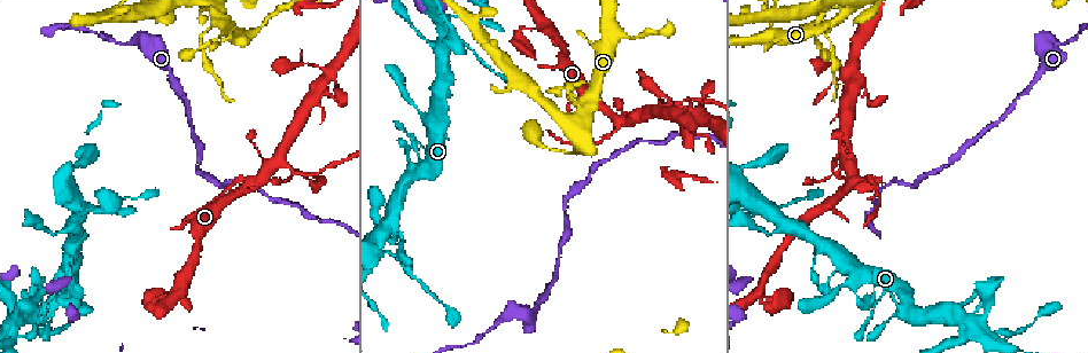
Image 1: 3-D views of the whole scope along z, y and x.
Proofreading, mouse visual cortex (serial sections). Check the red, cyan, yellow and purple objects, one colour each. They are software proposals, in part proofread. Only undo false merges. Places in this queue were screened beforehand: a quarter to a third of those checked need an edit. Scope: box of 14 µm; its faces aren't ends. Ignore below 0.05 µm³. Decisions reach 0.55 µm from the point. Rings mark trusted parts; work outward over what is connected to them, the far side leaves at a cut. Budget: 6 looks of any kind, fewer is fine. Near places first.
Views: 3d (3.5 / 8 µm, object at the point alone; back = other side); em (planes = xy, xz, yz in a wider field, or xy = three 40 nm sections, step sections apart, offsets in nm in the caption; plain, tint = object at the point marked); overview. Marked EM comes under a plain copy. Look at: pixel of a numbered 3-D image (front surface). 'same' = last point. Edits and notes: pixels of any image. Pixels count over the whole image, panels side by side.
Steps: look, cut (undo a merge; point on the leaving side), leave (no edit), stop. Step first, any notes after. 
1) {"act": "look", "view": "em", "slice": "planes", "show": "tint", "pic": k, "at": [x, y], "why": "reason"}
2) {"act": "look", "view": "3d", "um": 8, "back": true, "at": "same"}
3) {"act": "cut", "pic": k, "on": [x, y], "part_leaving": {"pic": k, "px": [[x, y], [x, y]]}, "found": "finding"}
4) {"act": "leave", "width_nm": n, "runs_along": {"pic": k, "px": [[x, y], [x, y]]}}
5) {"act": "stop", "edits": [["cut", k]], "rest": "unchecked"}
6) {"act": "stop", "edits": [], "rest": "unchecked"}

{"act": "look", "view": "3d", "um": 3.5, "back": true, "pic": 1, "at": [619, 122], "why": "thin arm on a thick one"}

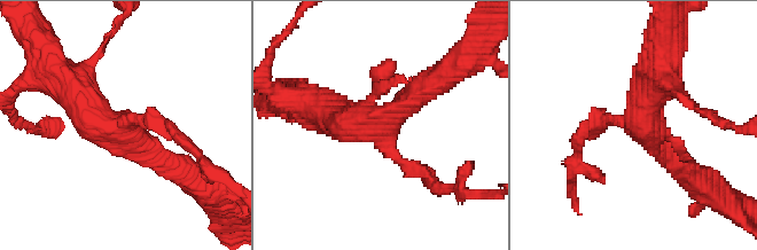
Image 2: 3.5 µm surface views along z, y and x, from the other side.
{"act": "look", "view": "em", "slice": "planes", "show": "tint", "pic": 2, "at": [378, 124], "arms": 3, "arm_widths_nm": [150, 300, 500]}

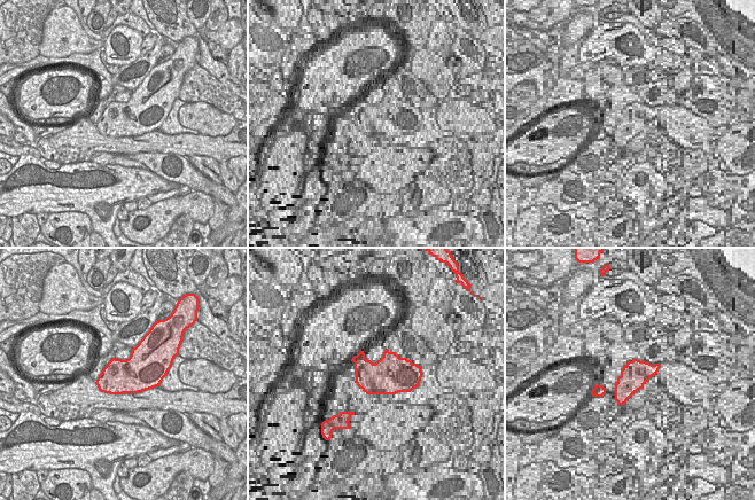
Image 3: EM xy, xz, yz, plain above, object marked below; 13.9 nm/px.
{"act": "look", "view": "em", "slice": "xy", "step": 5, "show": "tint", "at": "same"}

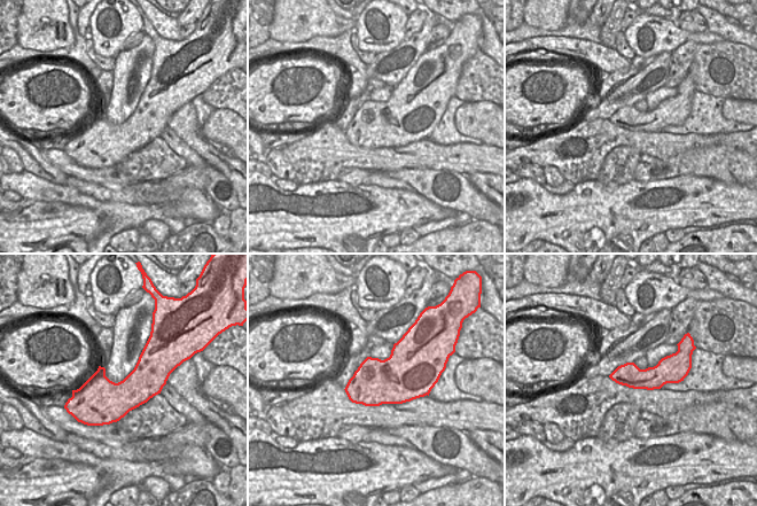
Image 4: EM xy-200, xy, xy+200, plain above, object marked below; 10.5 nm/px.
{"act": "cut", "pic": 2, "on": [168, 134], "part_leaving": {"pic": 2, "px": [[141, 122], [177, 133], [226, 179]]}, "found": "a second cell is stuck on"}

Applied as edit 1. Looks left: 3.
{"act": "look", "view": "3d", "um": 3.5, "pic": 1, "at": [307, 175], "why": "abrupt turn"}

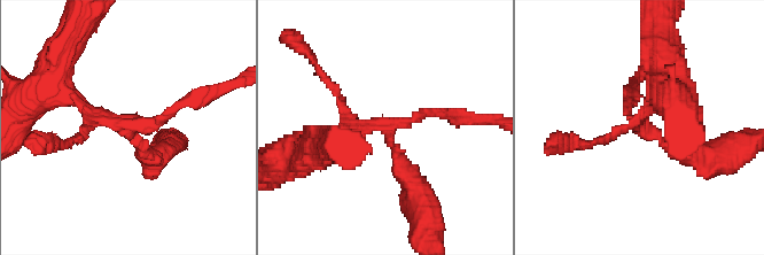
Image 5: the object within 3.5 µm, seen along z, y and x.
{"act": "look", "view": "em", "slice": "xy", "step": 1, "show": "tint", "pic": 5, "at": [130, 125], "arms": 3, "arm_widths_nm": [150, 200, 200]}

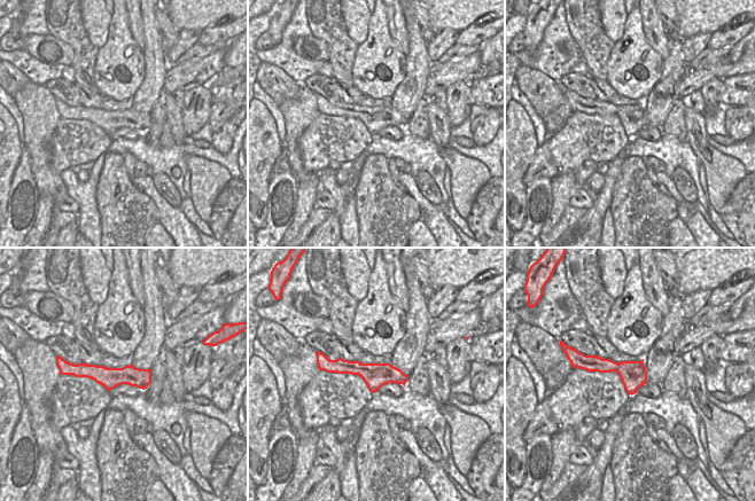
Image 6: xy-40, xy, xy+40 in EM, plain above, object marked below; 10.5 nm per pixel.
{"act": "cut", "pic": 5, "on": [204, 93], "width_nm": 260, "part_leaving": {"pic": 5, "px": [[168, 113], [238, 82]]}, "found": "two cells meet here"}

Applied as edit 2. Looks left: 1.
{"act": "stop", "edits": [["cut", 2], ["cut", 5]], "rest": "unchecked"}

